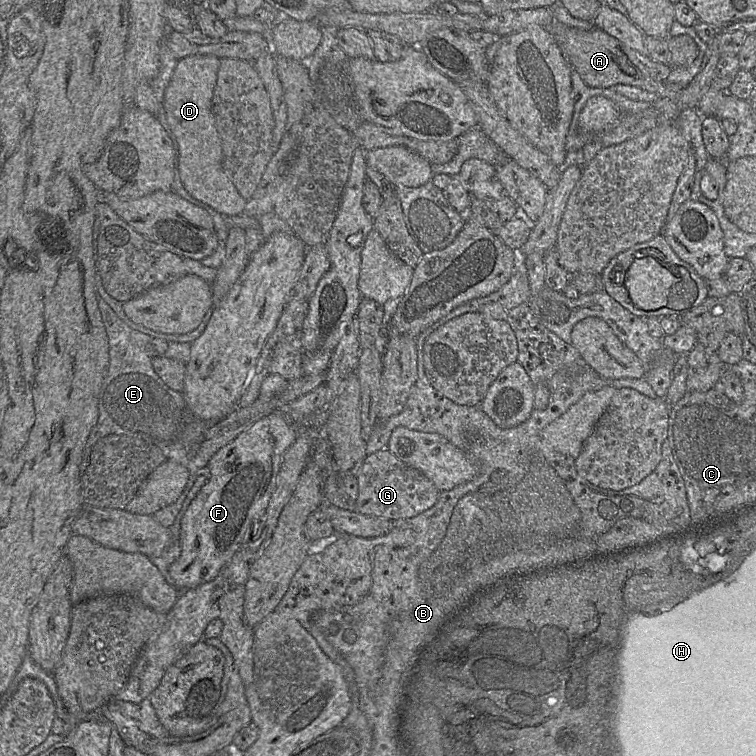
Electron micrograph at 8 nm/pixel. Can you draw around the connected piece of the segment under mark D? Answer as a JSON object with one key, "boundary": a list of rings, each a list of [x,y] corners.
{"boundary":[[[192,55],[178,60],[165,90],[164,112],[177,141],[179,176],[185,190],[223,216],[236,216],[245,210],[247,201],[240,195],[223,167],[223,152],[213,113],[213,95],[220,58],[214,55]]]}

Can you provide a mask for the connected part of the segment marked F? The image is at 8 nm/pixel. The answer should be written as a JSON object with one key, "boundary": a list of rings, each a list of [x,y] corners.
{"boundary":[[[274,410],[209,460],[209,478],[181,521],[180,556],[168,570],[178,590],[212,581],[244,544],[259,538],[282,458],[295,437],[296,432],[284,415]]]}

